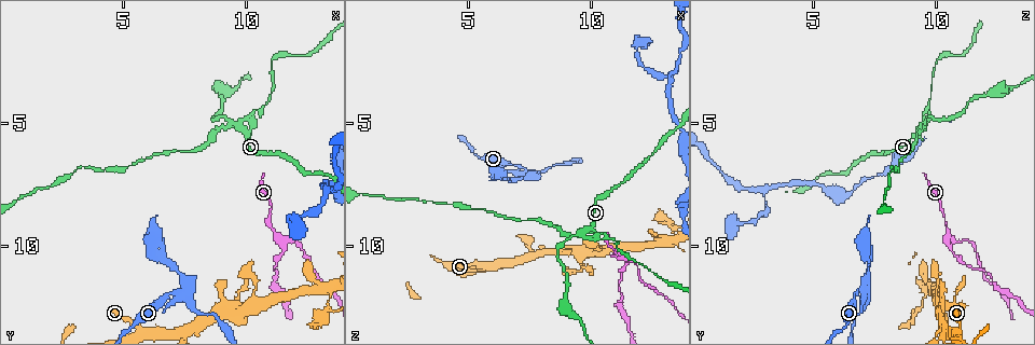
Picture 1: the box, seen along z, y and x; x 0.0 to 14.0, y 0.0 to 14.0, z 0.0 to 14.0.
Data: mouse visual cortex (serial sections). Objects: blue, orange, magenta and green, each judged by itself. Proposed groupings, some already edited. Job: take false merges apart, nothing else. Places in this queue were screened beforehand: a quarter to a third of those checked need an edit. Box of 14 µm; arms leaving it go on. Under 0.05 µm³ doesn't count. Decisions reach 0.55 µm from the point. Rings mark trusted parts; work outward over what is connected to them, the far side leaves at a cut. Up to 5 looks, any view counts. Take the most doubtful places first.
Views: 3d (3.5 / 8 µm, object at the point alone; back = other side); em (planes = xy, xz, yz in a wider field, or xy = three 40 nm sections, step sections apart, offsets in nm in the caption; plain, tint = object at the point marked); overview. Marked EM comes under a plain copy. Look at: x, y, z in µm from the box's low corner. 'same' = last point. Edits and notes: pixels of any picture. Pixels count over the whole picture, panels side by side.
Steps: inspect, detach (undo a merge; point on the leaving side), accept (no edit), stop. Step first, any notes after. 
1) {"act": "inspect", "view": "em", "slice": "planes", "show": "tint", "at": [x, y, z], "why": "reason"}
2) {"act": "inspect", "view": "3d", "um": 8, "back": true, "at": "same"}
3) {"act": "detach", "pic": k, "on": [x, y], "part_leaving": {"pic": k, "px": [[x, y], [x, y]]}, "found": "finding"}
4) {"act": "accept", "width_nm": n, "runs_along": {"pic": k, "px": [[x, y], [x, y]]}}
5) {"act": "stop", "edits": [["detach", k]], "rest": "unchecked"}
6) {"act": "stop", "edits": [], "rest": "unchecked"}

{"act": "inspect", "view": "3d", "um": 8, "at": [11.4, 9.6, 10.4], "why": "a narrow waist"}

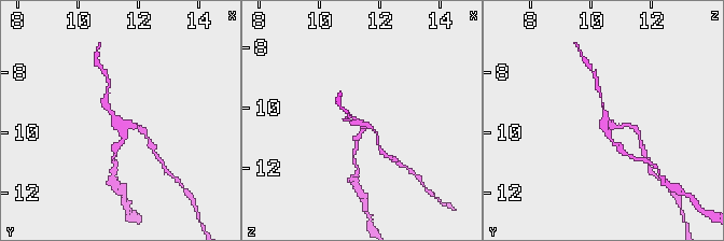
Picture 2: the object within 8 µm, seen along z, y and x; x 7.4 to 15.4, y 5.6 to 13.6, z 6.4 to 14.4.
{"act": "inspect", "view": "3d", "um": 3.5, "at": [11.3, 9.6, 10.4], "why": "closer look"}

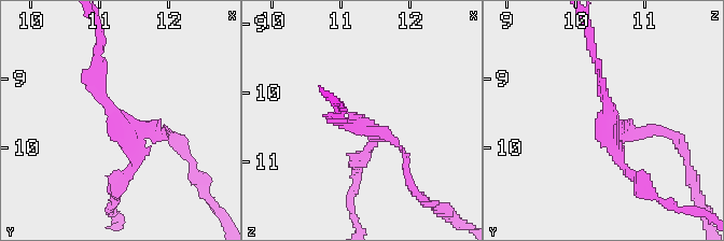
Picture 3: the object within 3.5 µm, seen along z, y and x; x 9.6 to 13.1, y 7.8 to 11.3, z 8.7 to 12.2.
{"act": "detach", "pic": 3, "on": [656, 128], "part_leaving": {"pic": 3, "px": [[621, 128], [668, 131], [687, 161]]}, "found": "two cells meet here"}

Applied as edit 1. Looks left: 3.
{"act": "inspect", "view": "3d", "um": 3.5, "back": true, "at": [7.5, 11.6, 7.0], "why": "calibre changes"}

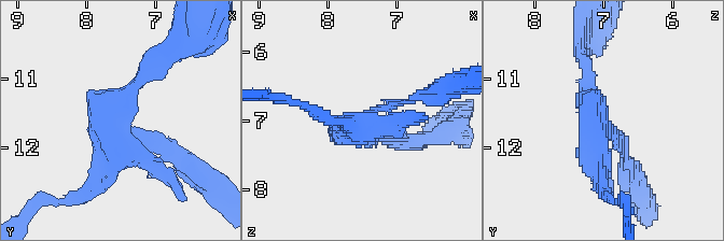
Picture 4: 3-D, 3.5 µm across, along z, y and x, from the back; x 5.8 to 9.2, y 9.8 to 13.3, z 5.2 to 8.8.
{"act": "inspect", "view": "em", "slice": "planes", "show": "tint", "at": [7.55, 11.70, 7.00]}

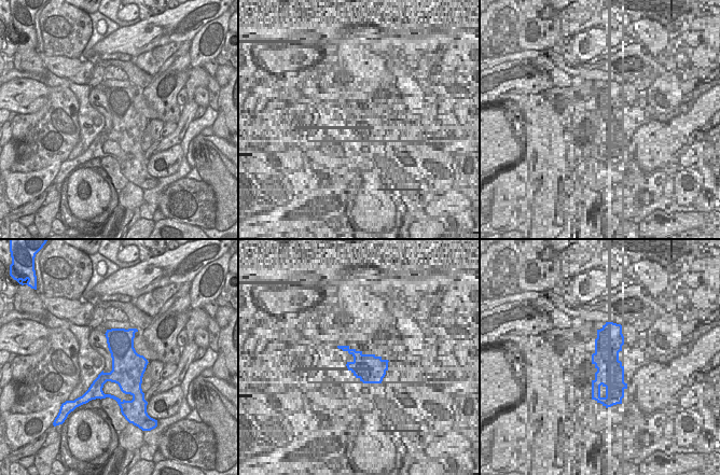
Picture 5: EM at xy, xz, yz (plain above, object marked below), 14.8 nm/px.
{"act": "detach", "pic": 4, "on": [585, 91], "part_leaving": {"pic": 4, "px": [[604, 129], [587, 96], [582, 54]]}, "found": "two cells meet here"}

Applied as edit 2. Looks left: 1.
{"act": "stop", "edits": [["detach", 3], ["detach", 4]], "rest": "unchecked"}

